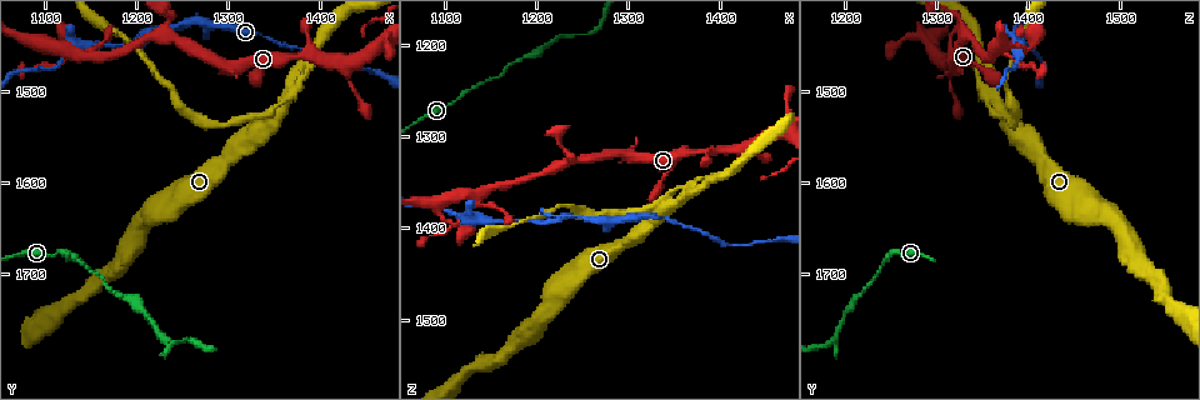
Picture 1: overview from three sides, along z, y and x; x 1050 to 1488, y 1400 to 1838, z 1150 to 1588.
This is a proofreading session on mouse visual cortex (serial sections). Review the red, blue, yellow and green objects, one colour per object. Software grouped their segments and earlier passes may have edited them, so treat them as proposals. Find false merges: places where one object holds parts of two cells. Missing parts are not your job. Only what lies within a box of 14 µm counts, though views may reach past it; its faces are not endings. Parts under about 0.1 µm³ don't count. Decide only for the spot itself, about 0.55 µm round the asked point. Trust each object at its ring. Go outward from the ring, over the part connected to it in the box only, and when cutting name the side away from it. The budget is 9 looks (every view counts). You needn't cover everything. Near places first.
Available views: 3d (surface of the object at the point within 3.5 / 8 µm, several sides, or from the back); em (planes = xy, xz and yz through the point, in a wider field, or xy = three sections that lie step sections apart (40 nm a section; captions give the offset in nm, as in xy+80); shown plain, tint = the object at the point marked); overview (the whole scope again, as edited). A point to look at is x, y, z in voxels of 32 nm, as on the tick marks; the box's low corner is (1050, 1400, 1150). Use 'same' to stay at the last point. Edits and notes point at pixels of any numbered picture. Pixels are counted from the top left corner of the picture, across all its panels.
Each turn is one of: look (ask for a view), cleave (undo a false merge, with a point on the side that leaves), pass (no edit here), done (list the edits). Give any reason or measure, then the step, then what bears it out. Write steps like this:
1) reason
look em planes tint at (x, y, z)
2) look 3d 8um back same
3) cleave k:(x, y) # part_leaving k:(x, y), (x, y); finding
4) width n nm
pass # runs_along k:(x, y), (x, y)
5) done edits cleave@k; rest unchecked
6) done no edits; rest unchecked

two arms in line, one across
look 3d 3.5um at (1335, 1540, 1385)

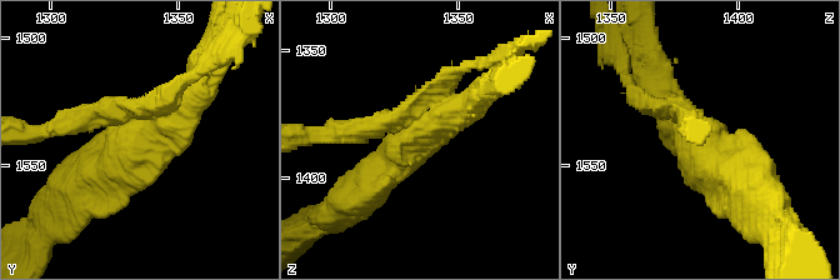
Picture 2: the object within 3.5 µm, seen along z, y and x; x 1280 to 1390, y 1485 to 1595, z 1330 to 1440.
pass # runs_along 2:(84, 183), (195, 94); one cell here

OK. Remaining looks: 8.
three arms meet
look 3d 3.5um at (1230, 1440, 1330)

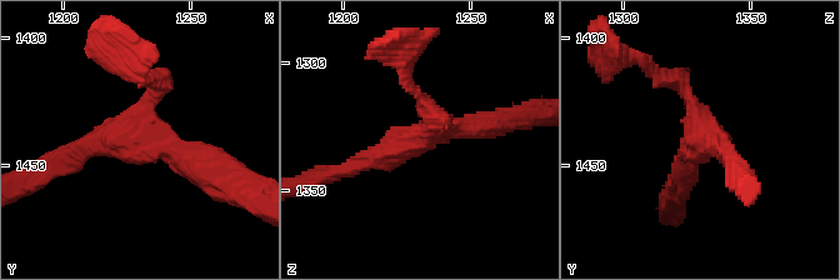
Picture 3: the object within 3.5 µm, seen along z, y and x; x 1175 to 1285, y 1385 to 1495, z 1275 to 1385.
arms 3; arm_widths 200, 300, 350 nm
look em xy step 3 plain at (1231, 1440, 1329)

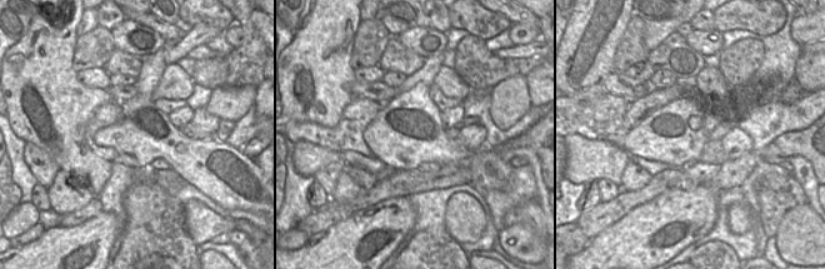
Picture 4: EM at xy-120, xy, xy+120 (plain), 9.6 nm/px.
where the object lies
look em xy step 3 tint same

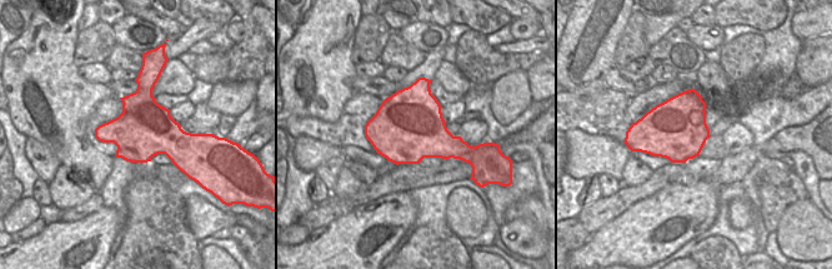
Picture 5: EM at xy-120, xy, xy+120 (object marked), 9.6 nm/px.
pass # runs_along 3:(494, 121), (403, 141), (349, 170); all the same cell

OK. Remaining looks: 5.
calibre changes
look 3d 8um at (1115, 1465, 1390)

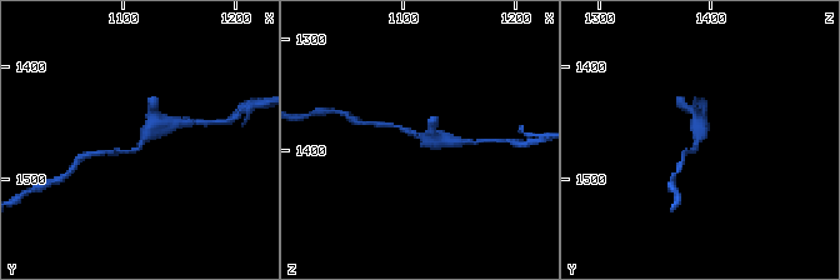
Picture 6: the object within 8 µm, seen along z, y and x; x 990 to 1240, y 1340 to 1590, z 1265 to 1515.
look 3d 3.5um at (1116, 1468, 1390)

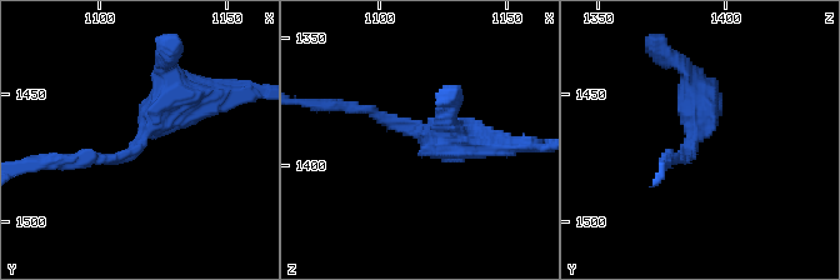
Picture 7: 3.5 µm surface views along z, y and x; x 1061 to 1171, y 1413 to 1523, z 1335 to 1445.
look em xy step 2 tint at (1116, 1468, 1388)

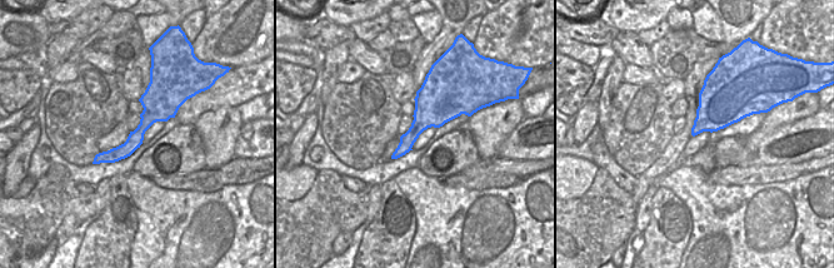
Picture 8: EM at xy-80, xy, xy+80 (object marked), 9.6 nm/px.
arm_widths 150, 450 nm
pass # runs_along 8:(154, 83), (138, 135), (96, 160); one cell here

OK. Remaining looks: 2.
sudden change in width
look 3d 8um at (1245, 1775, 1190)

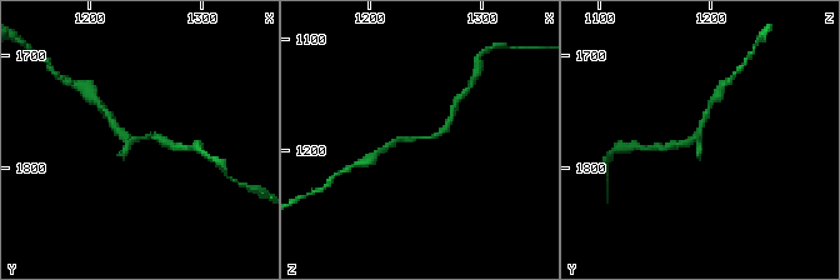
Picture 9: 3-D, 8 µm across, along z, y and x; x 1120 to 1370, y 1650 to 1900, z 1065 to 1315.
now the EM
look em xy step 3 tint at (1246, 1776, 1188)

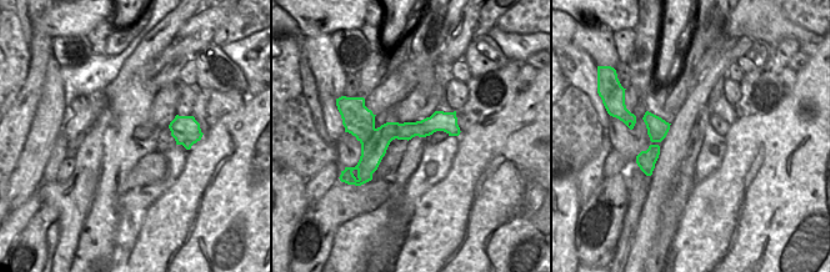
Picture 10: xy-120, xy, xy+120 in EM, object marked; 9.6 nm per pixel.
arm_widths 200, 200 nm
pass # runs_along 10:(358, 129), (449, 125), (456, 131); one cell here

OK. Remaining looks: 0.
done no edits; rest unchecked

